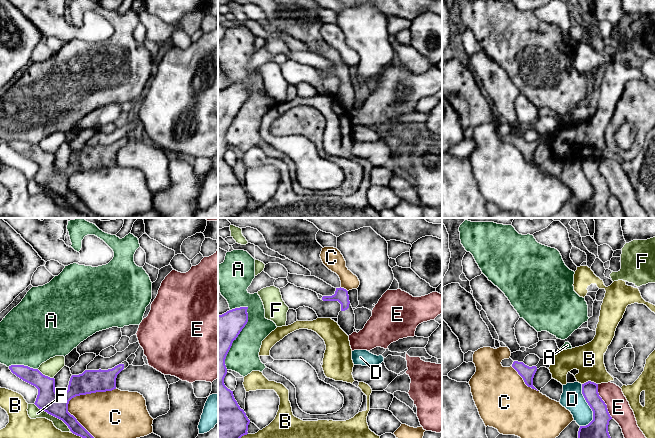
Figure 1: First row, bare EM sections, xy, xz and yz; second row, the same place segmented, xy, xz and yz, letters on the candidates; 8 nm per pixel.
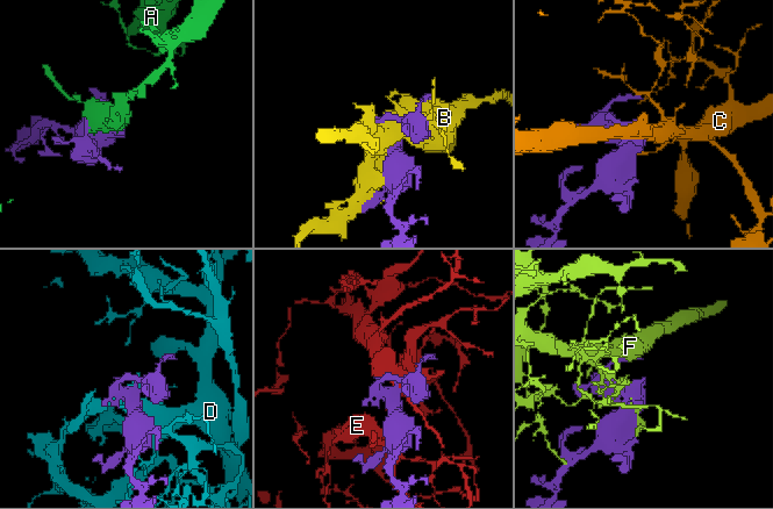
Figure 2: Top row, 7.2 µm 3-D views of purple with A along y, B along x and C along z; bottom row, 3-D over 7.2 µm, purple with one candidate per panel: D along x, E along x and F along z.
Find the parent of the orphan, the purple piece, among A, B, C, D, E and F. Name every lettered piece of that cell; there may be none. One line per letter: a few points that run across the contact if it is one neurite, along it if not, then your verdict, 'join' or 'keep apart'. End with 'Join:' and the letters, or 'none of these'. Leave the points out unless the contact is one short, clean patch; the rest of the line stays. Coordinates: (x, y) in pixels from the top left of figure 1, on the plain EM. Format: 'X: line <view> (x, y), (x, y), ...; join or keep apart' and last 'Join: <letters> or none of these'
A: keep apart
B: keep apart
C: keep apart
D: keep apart
E: line yz (597, 160), (598, 171), (606, 181), (607, 187), (612, 194); keep apart
F: keep apart
Join: none of these

